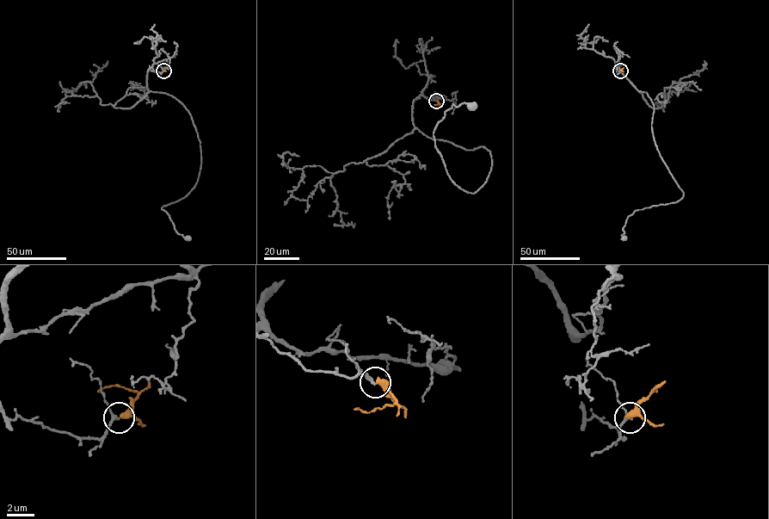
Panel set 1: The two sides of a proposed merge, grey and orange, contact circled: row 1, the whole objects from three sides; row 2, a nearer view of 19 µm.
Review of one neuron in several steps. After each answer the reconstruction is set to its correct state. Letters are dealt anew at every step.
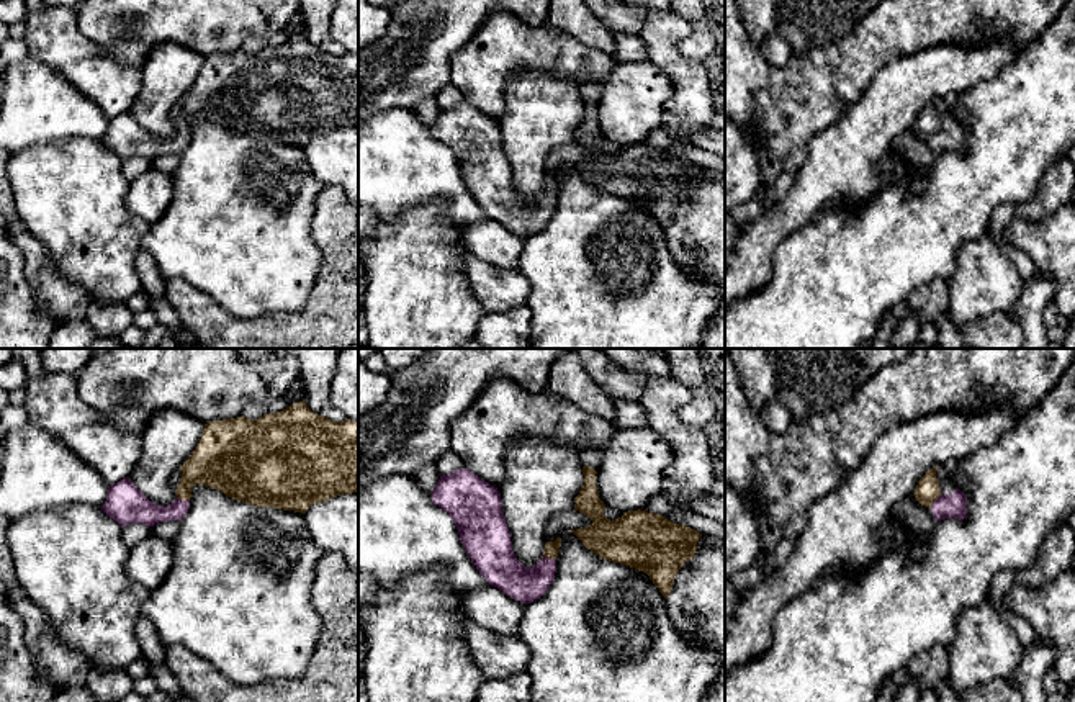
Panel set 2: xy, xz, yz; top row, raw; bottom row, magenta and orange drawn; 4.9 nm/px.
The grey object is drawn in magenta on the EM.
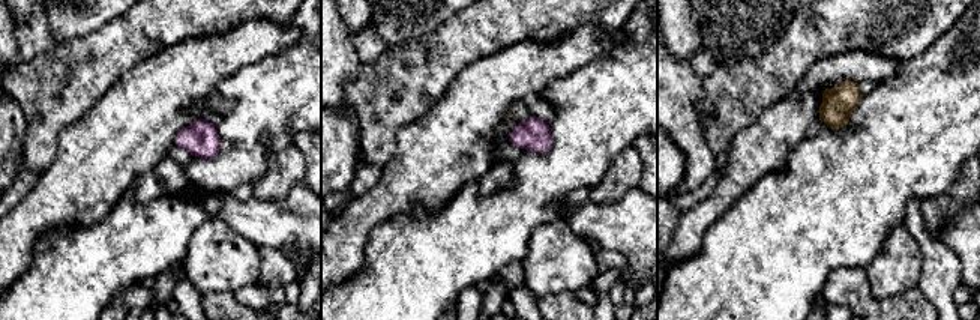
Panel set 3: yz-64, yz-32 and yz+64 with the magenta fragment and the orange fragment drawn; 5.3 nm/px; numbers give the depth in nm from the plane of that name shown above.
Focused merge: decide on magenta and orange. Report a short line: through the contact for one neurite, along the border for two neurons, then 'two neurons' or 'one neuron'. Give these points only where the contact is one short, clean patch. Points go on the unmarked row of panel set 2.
line yz (946, 139), (935, 134), (926, 125); one neuron

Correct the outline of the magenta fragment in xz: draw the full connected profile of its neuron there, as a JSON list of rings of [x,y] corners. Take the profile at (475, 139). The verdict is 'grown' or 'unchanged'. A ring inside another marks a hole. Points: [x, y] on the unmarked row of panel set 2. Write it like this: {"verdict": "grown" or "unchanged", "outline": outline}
{"verdict": "grown", "outline": [[[460,101],[440,110],[430,133],[453,152],[466,188],[491,219],[524,237],[548,224],[561,172],[546,175],[543,191],[525,201],[514,188],[497,121]]]}

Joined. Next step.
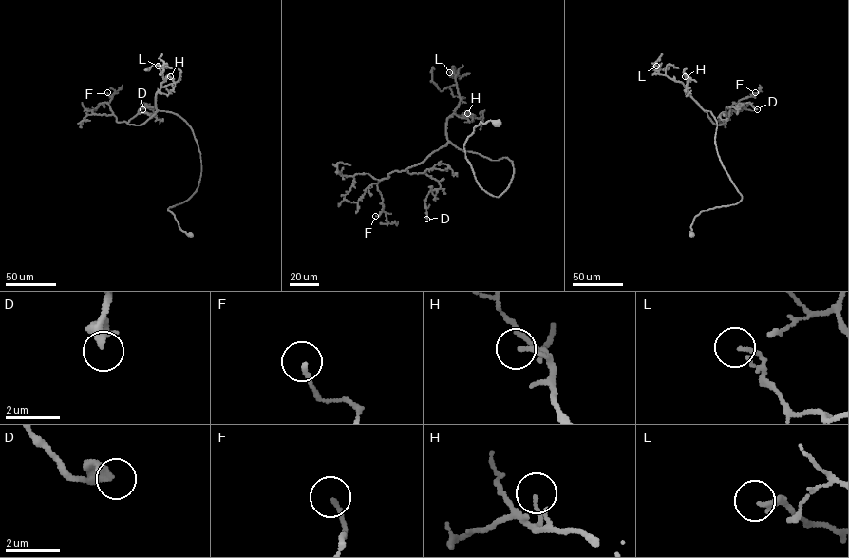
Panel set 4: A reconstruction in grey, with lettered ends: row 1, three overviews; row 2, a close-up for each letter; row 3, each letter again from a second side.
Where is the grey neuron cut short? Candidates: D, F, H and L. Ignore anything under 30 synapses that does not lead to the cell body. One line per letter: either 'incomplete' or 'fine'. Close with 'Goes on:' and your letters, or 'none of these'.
D: fine
F: fine
H: fine
L: fine
Goes on: none of these

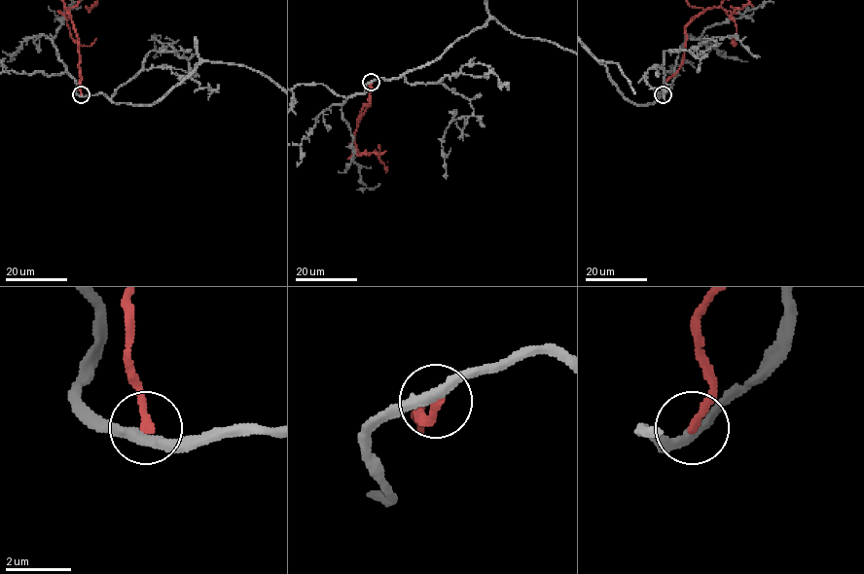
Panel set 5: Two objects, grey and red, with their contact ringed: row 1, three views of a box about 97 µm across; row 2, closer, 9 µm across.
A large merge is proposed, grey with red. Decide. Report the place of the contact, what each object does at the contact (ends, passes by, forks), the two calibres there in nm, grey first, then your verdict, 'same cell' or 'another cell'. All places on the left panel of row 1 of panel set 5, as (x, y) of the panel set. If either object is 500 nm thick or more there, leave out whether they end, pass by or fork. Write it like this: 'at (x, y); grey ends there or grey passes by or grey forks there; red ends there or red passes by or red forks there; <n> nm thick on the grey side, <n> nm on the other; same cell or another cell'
at (81, 94); grey passes by; red ends there; 320 nm thick on the grey side, 280 nm on the other; another cell

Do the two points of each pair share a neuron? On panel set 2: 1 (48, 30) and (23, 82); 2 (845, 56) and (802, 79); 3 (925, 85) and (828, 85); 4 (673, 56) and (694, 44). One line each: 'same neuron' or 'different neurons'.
1: different neurons
2: same neuron
3: different neurons
4: different neurons

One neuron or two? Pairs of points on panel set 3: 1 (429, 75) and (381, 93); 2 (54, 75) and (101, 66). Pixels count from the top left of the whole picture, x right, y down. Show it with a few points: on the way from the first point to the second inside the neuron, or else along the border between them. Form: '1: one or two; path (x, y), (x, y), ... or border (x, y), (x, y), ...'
1: one; path (417, 75), (393, 90)
2: one; path (66, 75), (74, 75), (89, 66)

